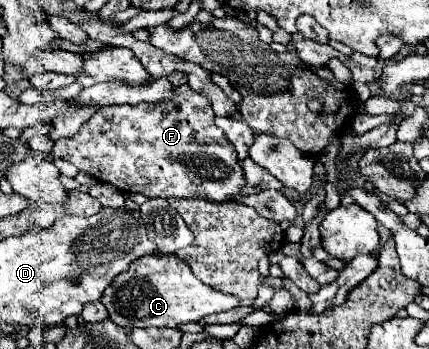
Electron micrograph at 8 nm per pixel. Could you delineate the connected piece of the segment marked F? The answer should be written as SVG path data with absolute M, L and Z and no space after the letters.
M187 85L173 87L173 97L159 103L139 105L109 105L99 109L77 135L59 139L51 155L73 163L79 171L95 177L97 181L111 183L123 193L141 193L145 197L201 197L223 203L241 195L245 187L243 167L231 147L231 141L215 127L215 113L211 101Z

